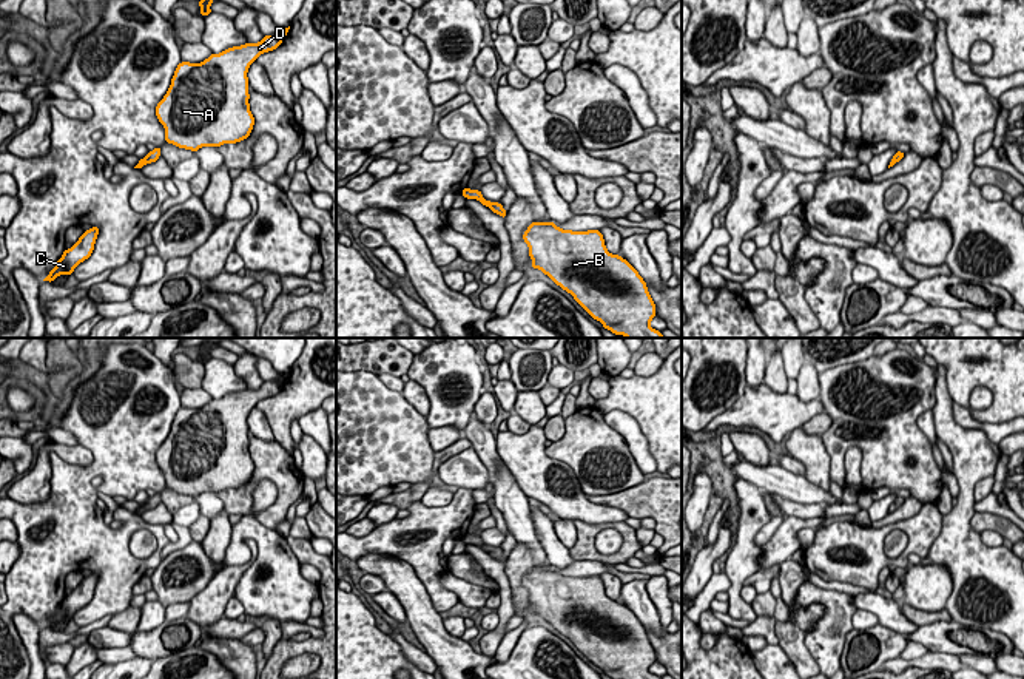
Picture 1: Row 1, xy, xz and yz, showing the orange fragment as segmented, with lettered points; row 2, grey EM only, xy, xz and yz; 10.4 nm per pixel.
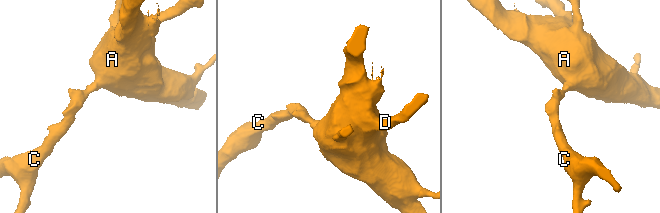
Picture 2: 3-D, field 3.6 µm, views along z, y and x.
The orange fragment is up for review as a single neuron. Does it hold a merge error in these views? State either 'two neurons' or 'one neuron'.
one neuron

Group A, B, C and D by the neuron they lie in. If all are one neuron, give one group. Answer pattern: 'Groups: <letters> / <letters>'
Groups: A B C D

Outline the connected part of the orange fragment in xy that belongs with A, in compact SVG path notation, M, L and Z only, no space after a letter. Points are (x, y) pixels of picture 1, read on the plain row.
M284 373L281 380L264 381L259 389L245 389L228 394L219 400L211 400L200 409L180 407L171 424L171 431L163 444L156 452L156 461L165 474L165 488L179 494L191 495L193 498L202 492L221 492L224 489L236 489L247 485L253 475L254 463L250 457L248 440L248 414L264 398L279 394L284 383L288 380Z

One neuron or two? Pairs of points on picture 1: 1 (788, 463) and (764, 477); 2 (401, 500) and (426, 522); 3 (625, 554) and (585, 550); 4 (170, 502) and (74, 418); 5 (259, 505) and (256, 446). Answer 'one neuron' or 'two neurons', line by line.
1: two neurons
2: two neurons
3: one neuron
4: two neurons
5: two neurons

